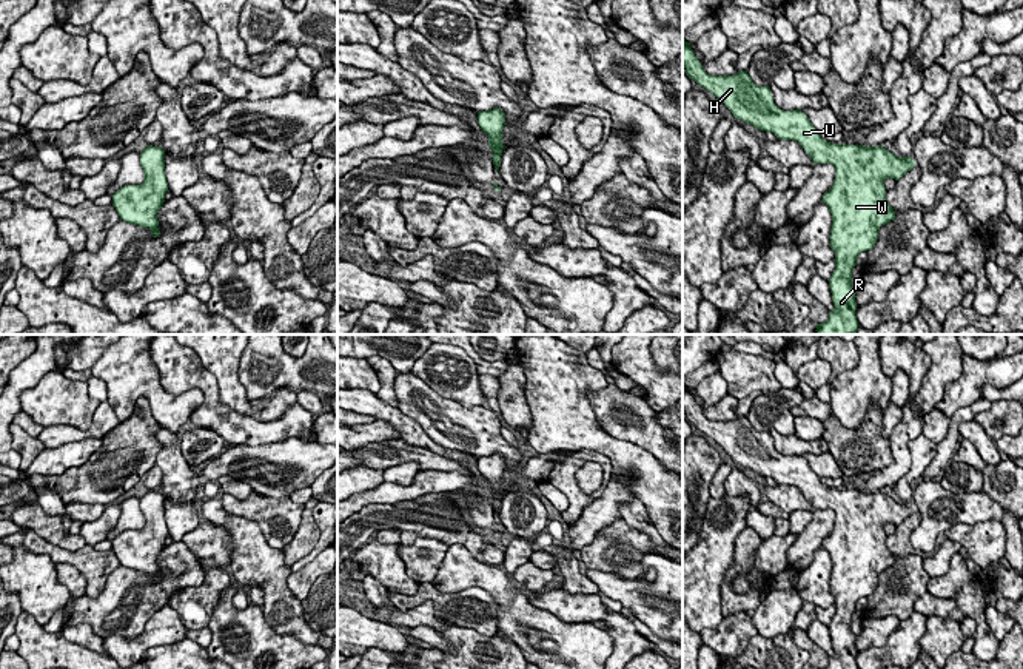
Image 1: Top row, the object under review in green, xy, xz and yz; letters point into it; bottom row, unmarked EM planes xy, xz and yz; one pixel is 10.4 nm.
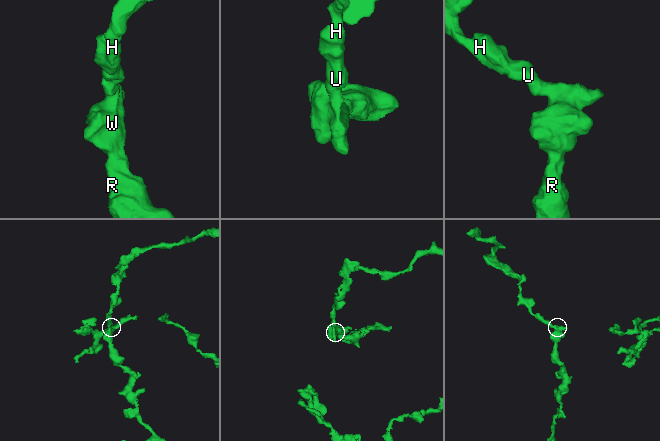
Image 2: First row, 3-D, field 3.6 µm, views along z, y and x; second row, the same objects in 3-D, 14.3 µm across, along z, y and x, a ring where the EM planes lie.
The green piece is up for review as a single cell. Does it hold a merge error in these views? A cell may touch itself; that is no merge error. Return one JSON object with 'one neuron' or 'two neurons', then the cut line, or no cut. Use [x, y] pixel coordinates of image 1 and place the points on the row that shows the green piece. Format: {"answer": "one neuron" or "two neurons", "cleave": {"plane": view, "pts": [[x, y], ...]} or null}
{"answer": "one neuron", "cleave": null}

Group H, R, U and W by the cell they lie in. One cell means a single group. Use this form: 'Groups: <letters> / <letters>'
Groups: H R U W

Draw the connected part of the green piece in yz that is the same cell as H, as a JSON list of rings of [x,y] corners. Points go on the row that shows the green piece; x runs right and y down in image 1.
[[[684,39],[683,66],[687,76],[718,97],[730,109],[733,117],[761,131],[773,133],[776,139],[798,142],[806,154],[812,157],[813,165],[832,163],[835,166],[833,185],[821,199],[832,214],[830,248],[835,253],[835,270],[829,279],[829,285],[835,308],[829,311],[826,322],[817,324],[815,331],[817,334],[854,334],[858,330],[855,316],[858,305],[852,287],[852,270],[857,265],[858,254],[875,247],[880,227],[895,219],[895,211],[886,200],[884,180],[898,180],[915,166],[915,160],[912,157],[897,157],[894,153],[884,150],[883,145],[841,145],[824,140],[801,109],[780,109],[773,103],[769,86],[755,85],[747,71],[740,71],[733,76],[707,74],[692,51],[690,43]]]

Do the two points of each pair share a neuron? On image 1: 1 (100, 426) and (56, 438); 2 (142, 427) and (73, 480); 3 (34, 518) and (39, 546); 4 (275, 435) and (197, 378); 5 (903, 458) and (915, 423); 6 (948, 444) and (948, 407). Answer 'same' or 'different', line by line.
1: same
2: same
3: different
4: same
5: same
6: different

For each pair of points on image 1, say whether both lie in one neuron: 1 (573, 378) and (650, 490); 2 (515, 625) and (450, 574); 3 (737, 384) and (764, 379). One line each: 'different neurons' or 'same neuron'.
1: same neuron
2: same neuron
3: same neuron

